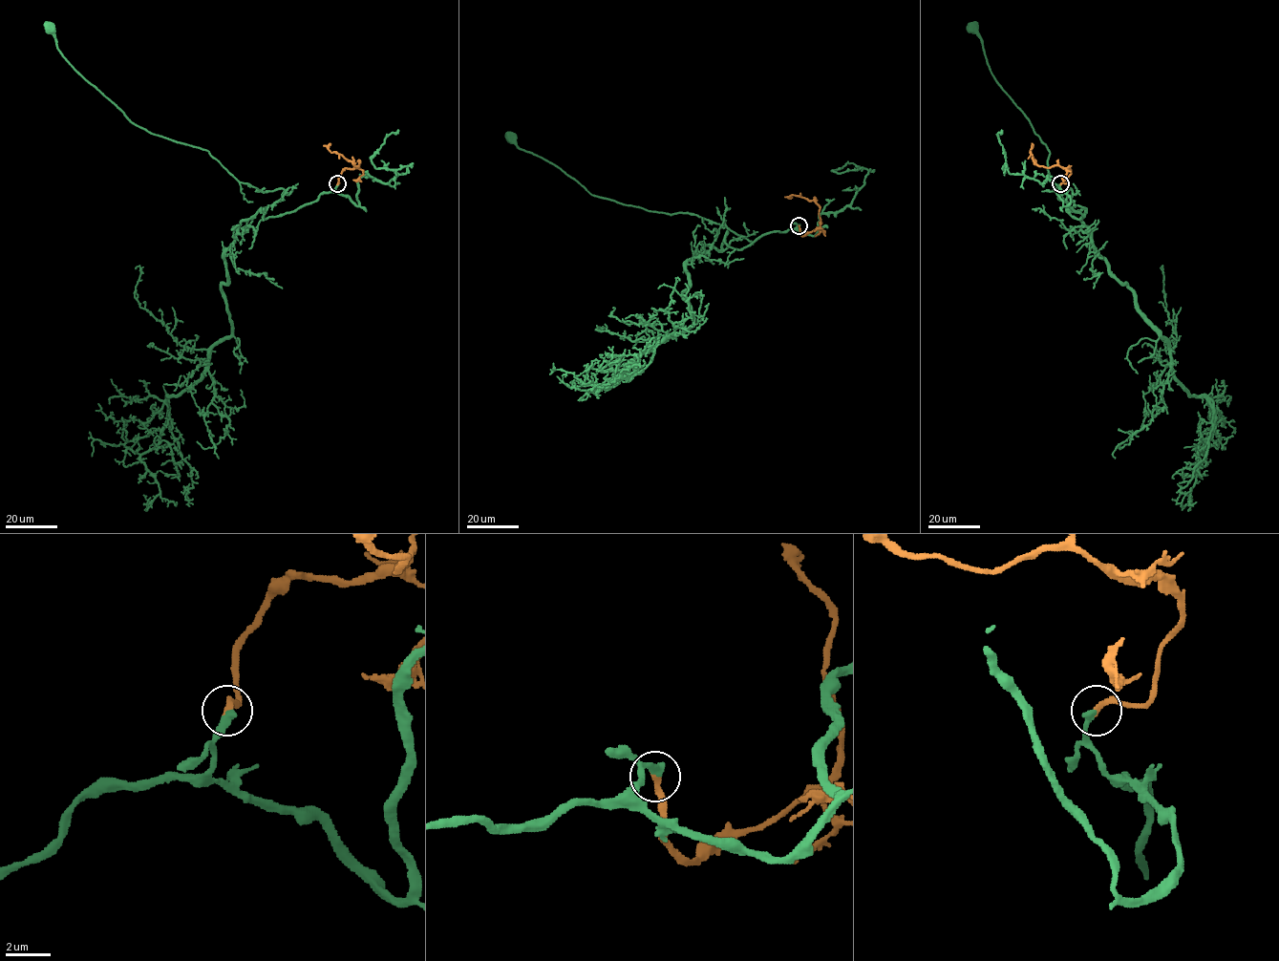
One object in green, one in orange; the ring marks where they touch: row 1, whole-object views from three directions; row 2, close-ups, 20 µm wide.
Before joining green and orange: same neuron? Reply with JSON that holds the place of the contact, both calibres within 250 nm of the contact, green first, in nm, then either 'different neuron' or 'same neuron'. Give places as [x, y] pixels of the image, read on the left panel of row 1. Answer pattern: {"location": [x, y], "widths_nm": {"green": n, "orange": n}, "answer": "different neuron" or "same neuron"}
{"location": [337, 183], "widths_nm": {"green": 320, "orange": 280}, "answer": "same neuron"}

